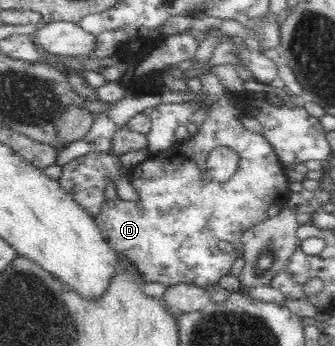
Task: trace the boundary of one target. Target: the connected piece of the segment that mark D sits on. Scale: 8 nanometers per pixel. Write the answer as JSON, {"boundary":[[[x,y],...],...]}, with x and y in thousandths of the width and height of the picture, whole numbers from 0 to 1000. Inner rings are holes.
{"boundary":[[[678,263],[675,275],[666,275],[660,286],[636,303],[624,329],[612,344],[606,344],[606,355],[585,396],[567,396],[558,408],[546,408],[540,413],[525,410],[499,434],[445,442],[448,448],[433,460],[433,465],[415,471],[415,477],[391,491],[388,529],[415,564],[415,575],[406,584],[364,578],[352,569],[346,578],[319,572],[307,592],[301,592],[299,616],[281,630],[293,659],[301,665],[301,676],[325,702],[331,723],[349,734],[355,749],[370,760],[394,766],[394,772],[415,786],[415,798],[427,803],[430,815],[487,818],[487,824],[496,827],[528,824],[528,818],[564,818],[603,832],[630,832],[633,827],[642,827],[666,795],[687,789],[690,766],[696,766],[701,746],[722,737],[722,682],[731,676],[731,668],[737,668],[737,662],[749,662],[749,656],[770,645],[809,633],[839,610],[839,601],[848,601],[857,592],[857,578],[872,555],[863,543],[866,529],[848,500],[851,483],[833,462],[827,442],[806,419],[806,410],[782,390],[782,384],[740,379],[728,367],[725,355],[713,344],[719,329],[725,329],[725,315],[728,312],[713,286],[704,286],[696,269]],[[648,425],[684,425],[716,451],[707,497],[672,529],[639,523],[615,500],[612,488],[612,465],[621,460],[627,439]],[[657,697],[690,702],[690,708],[699,711],[696,720],[701,725],[696,725],[696,731],[666,731],[666,725],[651,714]]]}

